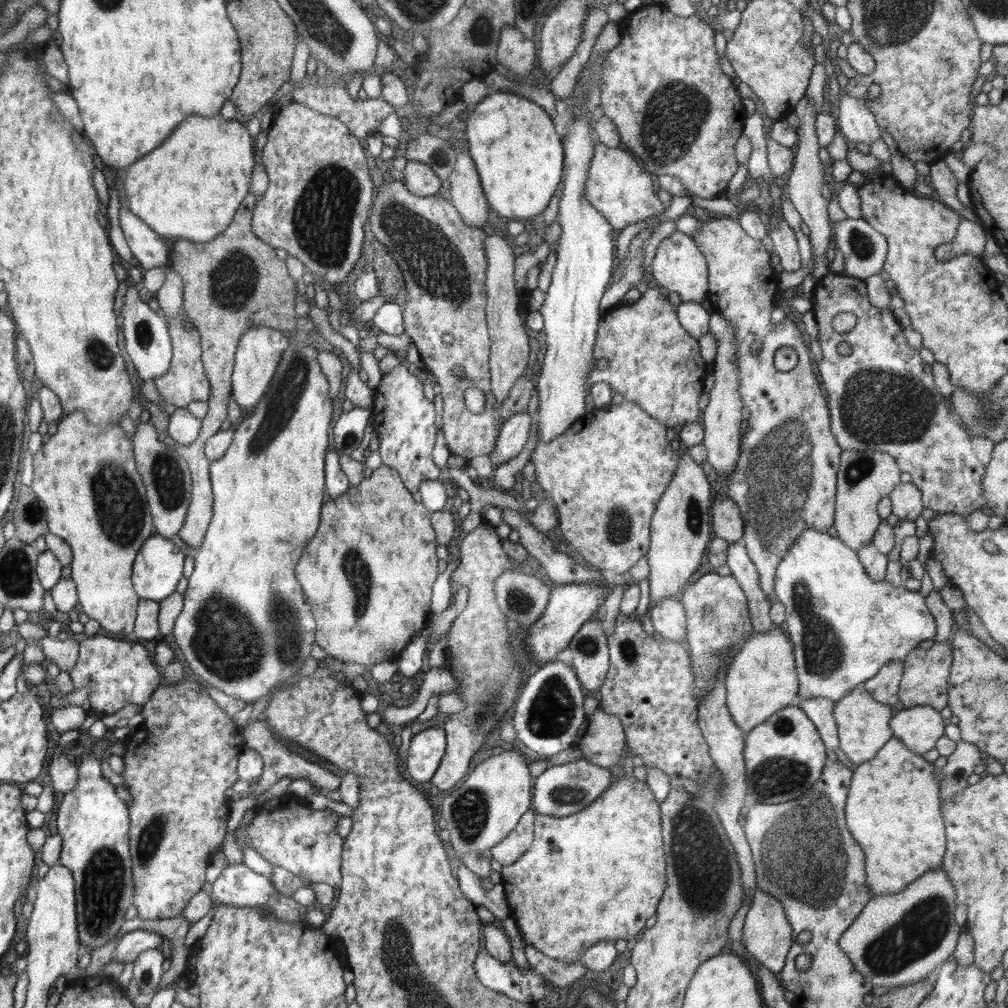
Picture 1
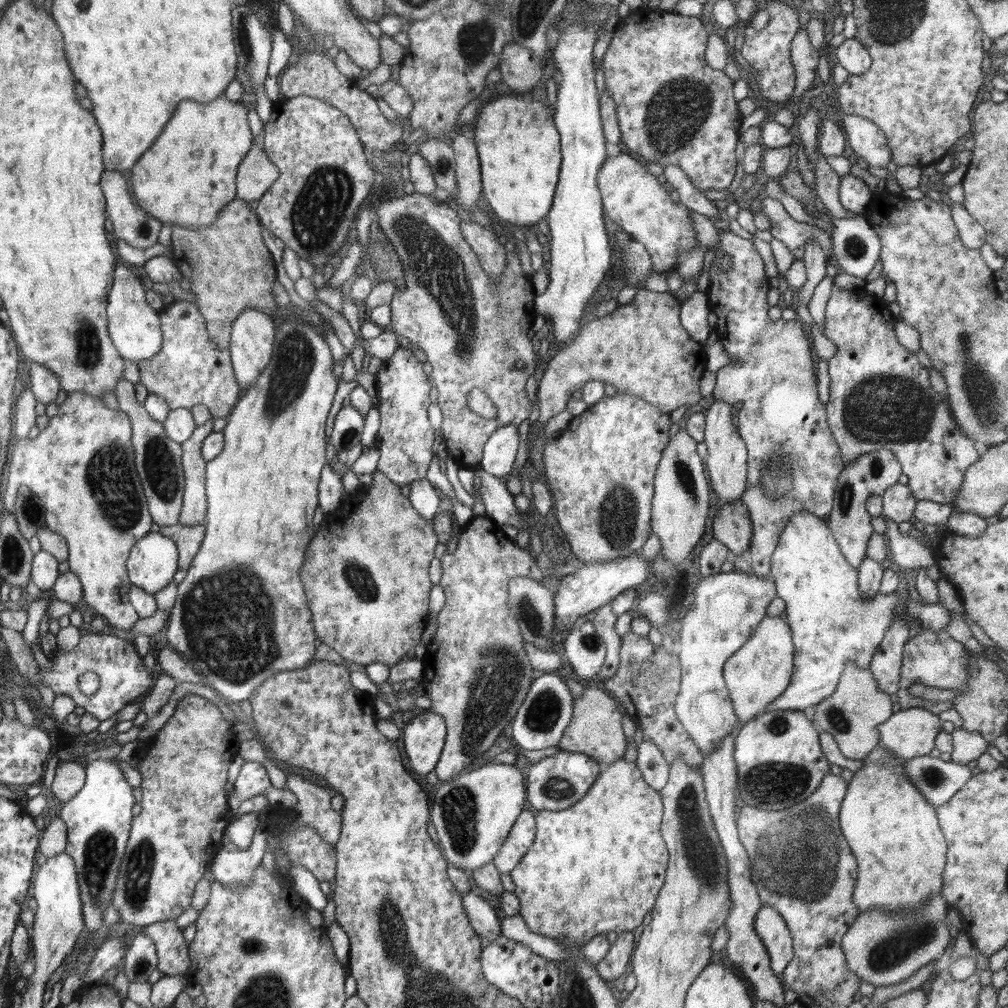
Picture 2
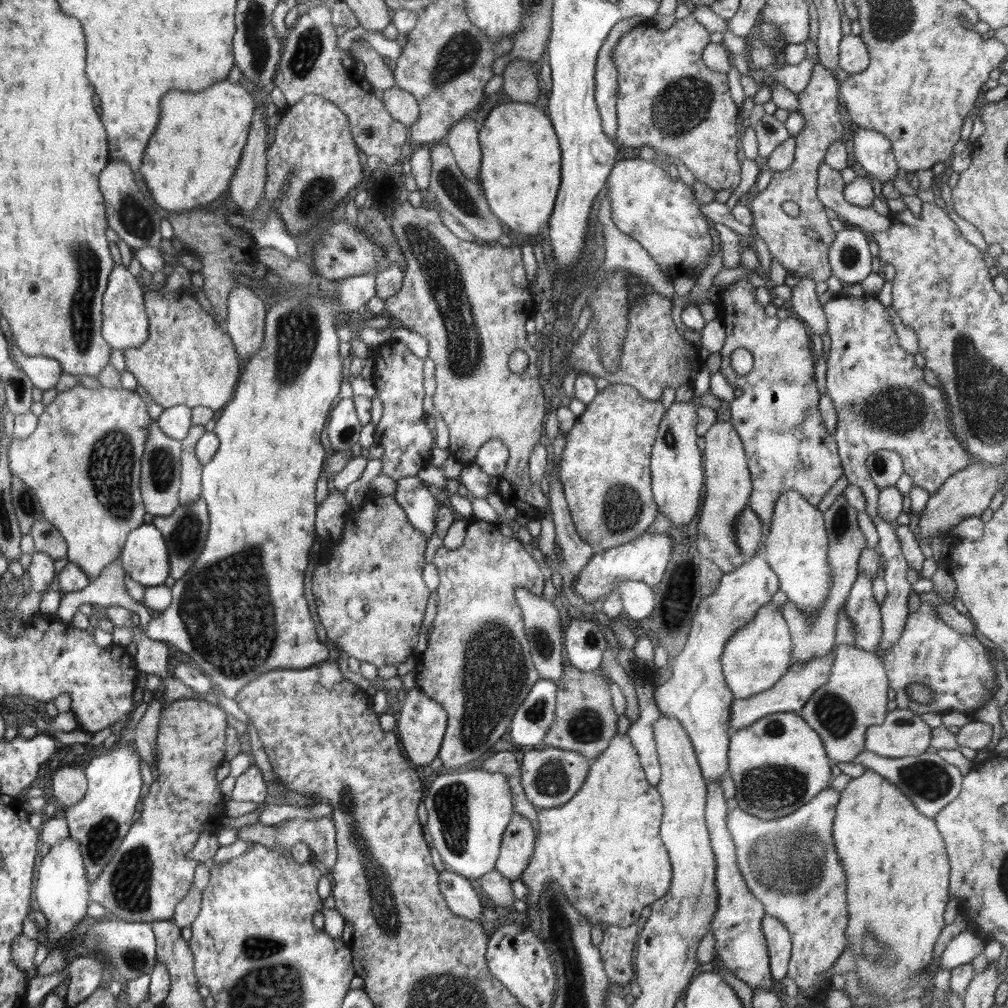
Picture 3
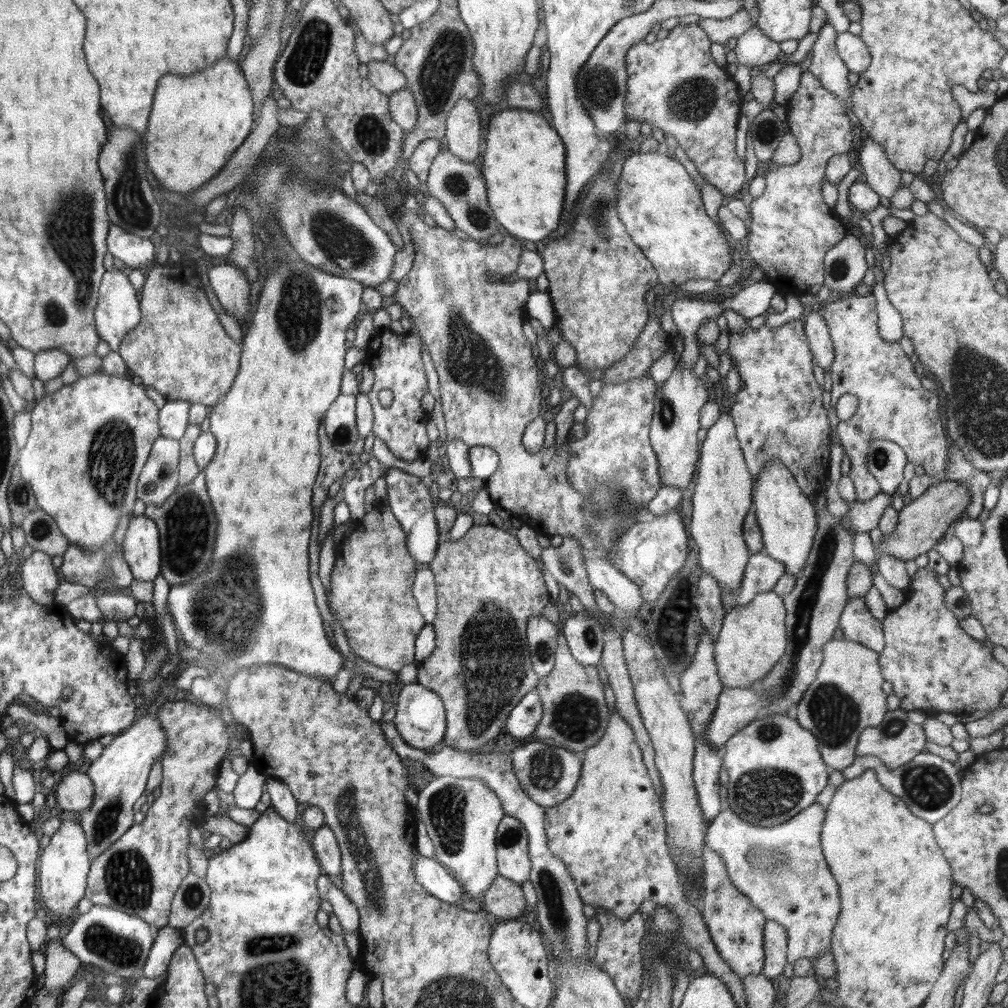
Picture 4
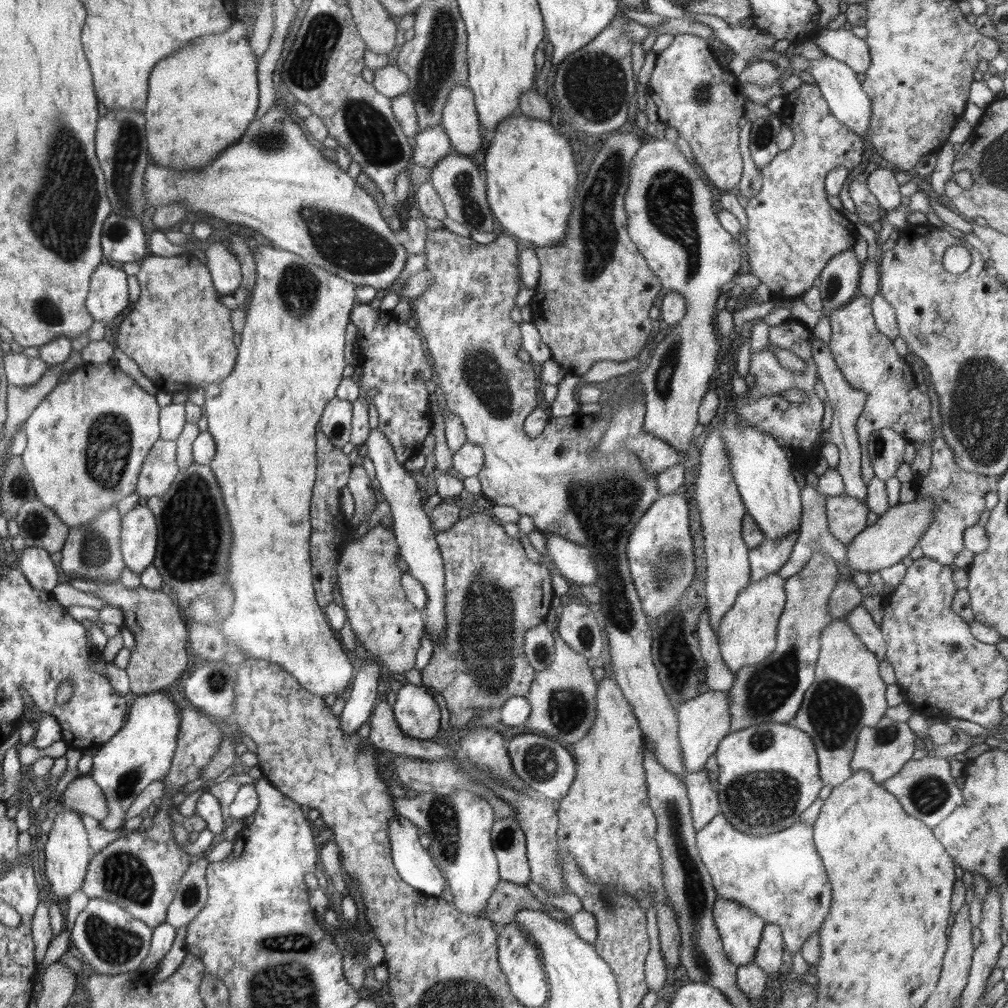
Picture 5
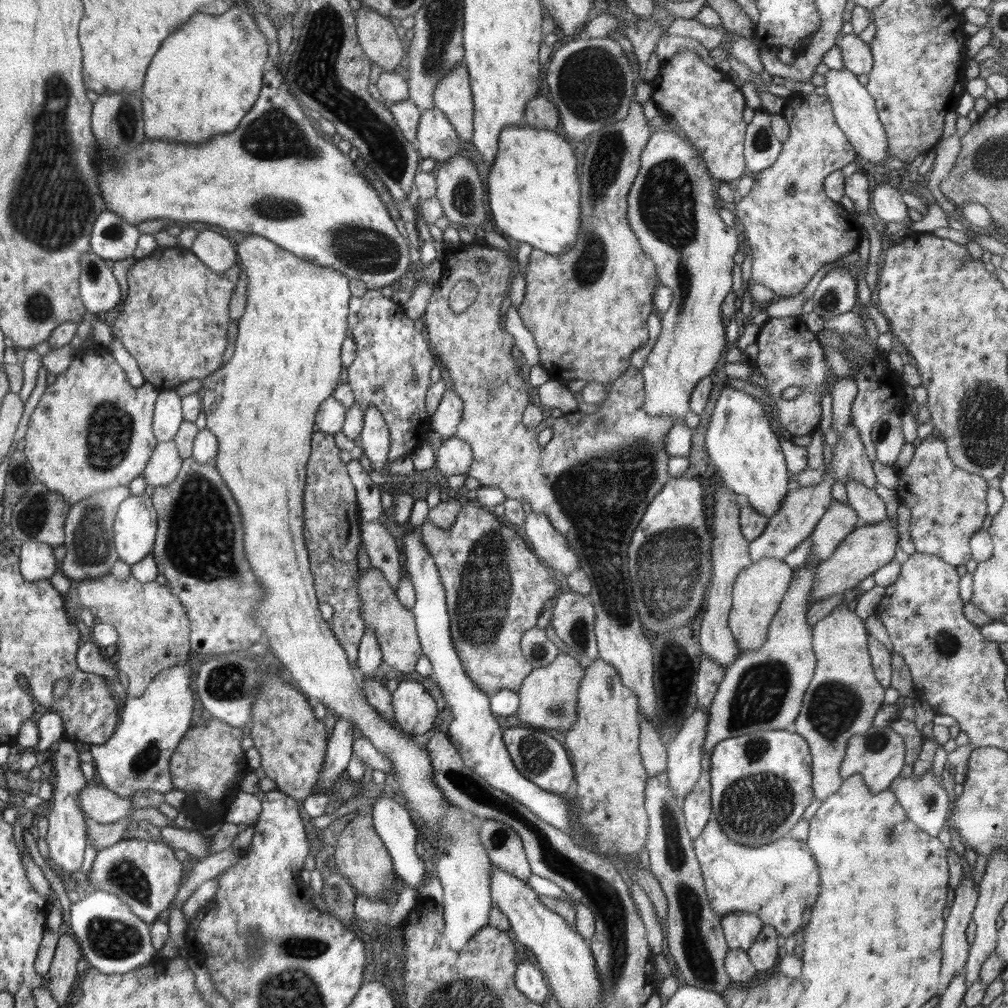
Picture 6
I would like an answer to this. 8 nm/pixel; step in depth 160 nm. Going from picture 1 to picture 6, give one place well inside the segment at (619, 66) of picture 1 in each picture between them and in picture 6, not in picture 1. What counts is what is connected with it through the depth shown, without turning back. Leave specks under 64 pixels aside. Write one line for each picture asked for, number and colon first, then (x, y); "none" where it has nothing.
2: (672, 108)
3: (667, 98)
4: (674, 84)
5: (693, 92)
6: (708, 107)

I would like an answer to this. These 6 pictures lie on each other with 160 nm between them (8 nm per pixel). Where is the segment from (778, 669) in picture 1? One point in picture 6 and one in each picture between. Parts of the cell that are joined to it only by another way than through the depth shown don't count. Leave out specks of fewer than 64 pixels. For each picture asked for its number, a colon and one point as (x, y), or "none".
2: (757, 673)
3: (757, 655)
4: (752, 639)
5: (747, 634)
6: (759, 589)

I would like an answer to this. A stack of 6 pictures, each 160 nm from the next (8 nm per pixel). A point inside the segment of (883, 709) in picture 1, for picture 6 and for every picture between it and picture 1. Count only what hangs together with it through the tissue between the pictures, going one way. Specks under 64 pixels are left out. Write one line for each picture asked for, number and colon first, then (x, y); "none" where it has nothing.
2: (851, 715)
3: (854, 697)
4: (846, 697)
5: (847, 694)
6: (842, 700)

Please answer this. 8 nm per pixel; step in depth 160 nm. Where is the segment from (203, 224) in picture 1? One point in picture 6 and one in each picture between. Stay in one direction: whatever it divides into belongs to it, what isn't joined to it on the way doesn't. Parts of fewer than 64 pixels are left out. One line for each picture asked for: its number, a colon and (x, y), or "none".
2: (188, 175)
3: (190, 160)
4: (196, 123)
5: (201, 100)
6: (206, 77)

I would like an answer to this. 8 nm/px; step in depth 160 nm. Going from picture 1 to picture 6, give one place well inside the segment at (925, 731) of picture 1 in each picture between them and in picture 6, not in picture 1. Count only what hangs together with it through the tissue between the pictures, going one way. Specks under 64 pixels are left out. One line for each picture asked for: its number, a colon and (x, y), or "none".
2: (910, 733)
3: (903, 733)
4: (897, 740)
5: (882, 751)
6: (878, 755)

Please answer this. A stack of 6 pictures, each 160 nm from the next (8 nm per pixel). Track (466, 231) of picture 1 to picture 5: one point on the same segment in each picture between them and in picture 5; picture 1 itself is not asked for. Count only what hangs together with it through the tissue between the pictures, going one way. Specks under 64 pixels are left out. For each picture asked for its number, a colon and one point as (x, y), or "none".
2: (473, 329)
3: (471, 301)
4: (473, 328)
5: (566, 487)

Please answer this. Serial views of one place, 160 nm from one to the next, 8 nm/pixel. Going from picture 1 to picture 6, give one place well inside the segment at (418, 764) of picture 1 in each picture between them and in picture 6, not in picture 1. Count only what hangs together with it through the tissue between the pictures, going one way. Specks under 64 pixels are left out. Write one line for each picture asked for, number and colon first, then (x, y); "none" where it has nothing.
2: (424, 733)
3: (422, 723)
4: (420, 714)
5: (417, 713)
6: (415, 710)

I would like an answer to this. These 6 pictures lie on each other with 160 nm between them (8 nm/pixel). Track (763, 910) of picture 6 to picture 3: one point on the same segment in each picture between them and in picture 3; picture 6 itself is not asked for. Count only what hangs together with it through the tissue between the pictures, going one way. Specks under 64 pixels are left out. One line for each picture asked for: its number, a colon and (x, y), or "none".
3: (801, 882)
4: (781, 869)
5: (780, 877)

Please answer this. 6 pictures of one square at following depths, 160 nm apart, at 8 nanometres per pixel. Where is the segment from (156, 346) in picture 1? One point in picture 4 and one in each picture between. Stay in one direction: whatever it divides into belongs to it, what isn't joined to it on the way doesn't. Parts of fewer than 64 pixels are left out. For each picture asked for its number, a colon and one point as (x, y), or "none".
2: (134, 327)
3: (125, 324)
4: (117, 311)

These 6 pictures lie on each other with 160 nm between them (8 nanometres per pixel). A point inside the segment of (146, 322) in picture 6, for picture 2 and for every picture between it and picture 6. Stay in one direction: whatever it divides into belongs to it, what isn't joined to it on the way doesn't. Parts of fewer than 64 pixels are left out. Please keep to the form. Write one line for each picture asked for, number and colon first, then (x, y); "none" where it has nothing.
2: (189, 369)
3: (188, 358)
4: (179, 348)
5: (180, 335)

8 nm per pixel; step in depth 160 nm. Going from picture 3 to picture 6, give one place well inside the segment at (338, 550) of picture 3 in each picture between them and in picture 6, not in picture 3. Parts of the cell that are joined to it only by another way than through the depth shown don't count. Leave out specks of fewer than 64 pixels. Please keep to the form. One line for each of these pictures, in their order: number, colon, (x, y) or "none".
4: (371, 582)
5: (388, 625)
6: (394, 625)

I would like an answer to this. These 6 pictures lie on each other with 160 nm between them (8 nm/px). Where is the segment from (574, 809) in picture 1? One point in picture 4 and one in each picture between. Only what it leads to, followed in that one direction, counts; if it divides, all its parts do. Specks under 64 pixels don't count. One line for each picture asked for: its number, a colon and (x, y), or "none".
2: (556, 782)
3: (550, 777)
4: (548, 774)

